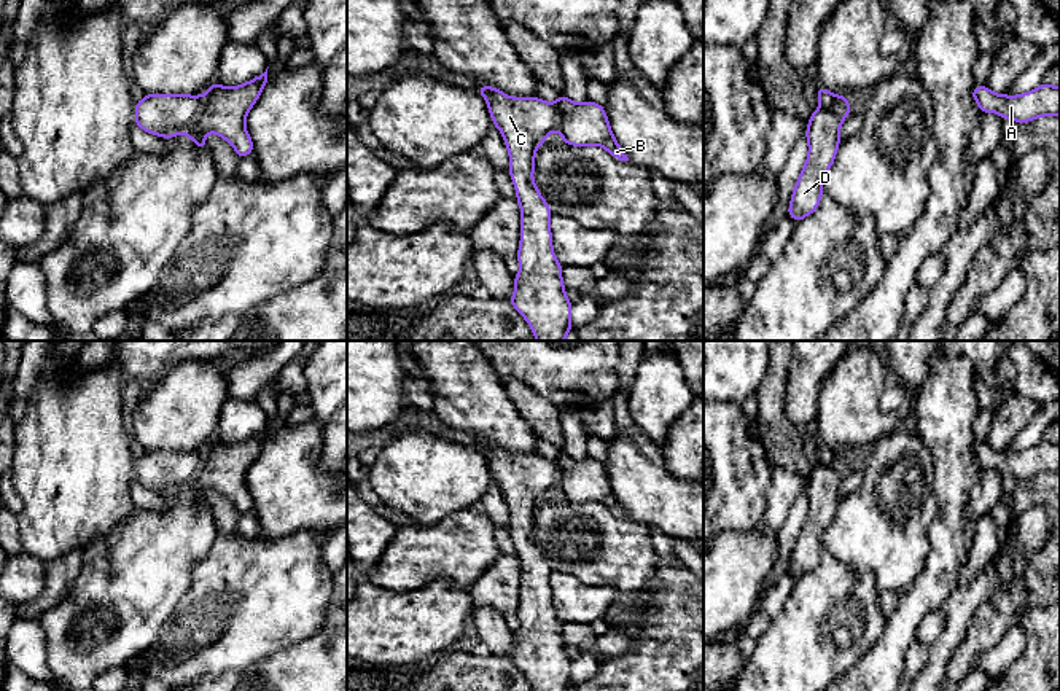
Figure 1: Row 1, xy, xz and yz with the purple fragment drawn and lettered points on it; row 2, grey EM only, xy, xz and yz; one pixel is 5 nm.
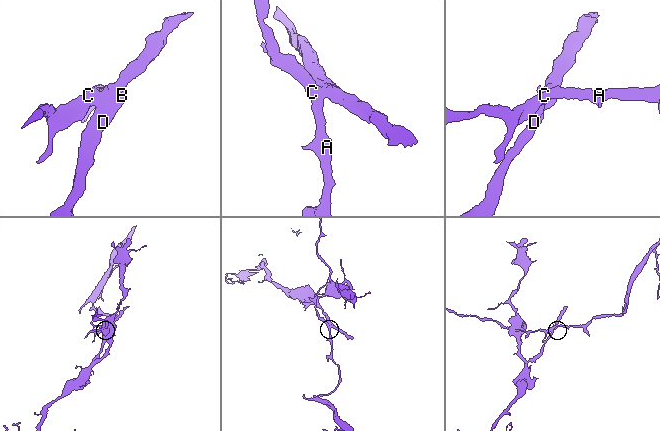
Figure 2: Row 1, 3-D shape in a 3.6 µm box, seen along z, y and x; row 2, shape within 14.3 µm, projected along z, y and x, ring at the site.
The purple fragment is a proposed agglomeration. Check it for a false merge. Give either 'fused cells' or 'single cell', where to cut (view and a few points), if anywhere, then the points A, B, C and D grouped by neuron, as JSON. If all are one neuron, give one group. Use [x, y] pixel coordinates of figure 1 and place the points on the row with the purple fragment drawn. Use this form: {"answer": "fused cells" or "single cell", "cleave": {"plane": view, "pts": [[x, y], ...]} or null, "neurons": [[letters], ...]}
{"answer": "fused cells", "cleave": {"plane": "xy", "pts": [[204, 96], [199, 115], [183, 131]]}, "neurons": [["A", "C"], ["B", "D"]]}

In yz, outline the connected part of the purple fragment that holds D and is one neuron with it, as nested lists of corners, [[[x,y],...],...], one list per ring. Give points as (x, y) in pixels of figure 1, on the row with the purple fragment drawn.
[[[848,100],[840,108],[820,107],[810,115],[805,131],[809,156],[796,182],[788,209],[788,215],[793,220],[801,221],[818,209],[823,196],[821,182],[836,161],[836,151],[840,145],[839,131],[848,115]]]

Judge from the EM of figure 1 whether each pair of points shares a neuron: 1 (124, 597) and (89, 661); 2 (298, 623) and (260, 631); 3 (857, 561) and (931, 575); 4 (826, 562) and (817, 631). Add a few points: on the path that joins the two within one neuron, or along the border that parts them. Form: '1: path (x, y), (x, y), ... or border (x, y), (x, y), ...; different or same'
1: path (124, 613), (123, 631), (105, 645); same
2: path (288, 623), (269, 623); same
3: border (927, 535), (925, 562), (900, 594); different
4: path (826, 580), (826, 613); same

